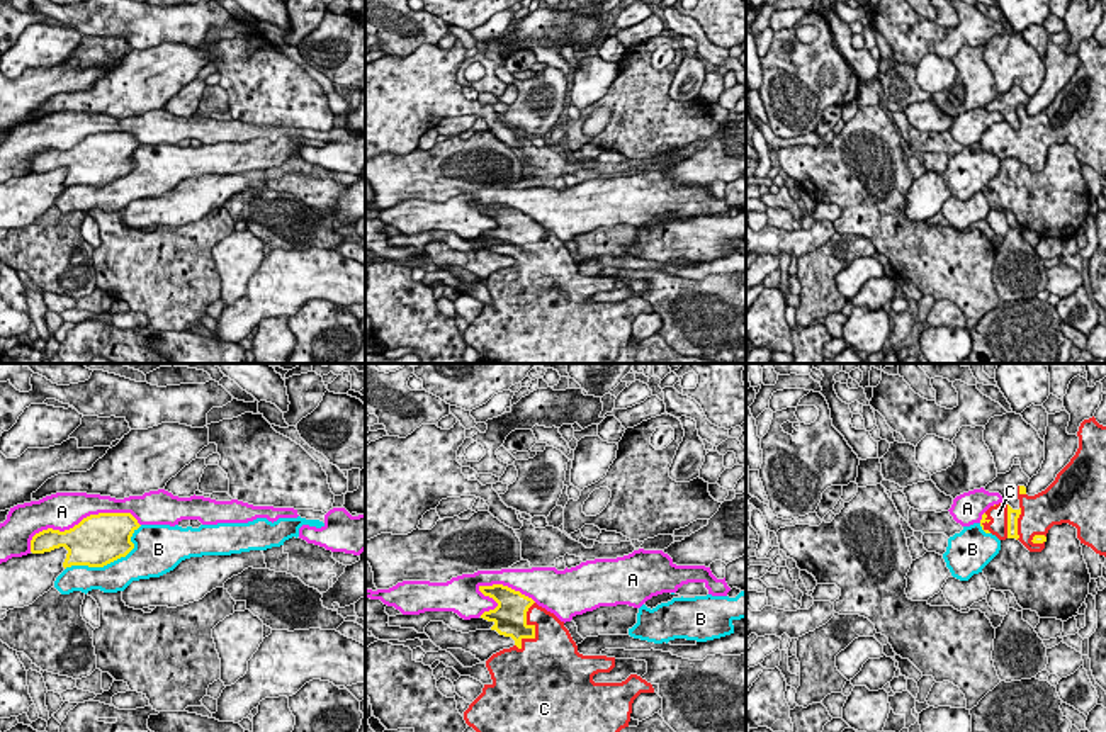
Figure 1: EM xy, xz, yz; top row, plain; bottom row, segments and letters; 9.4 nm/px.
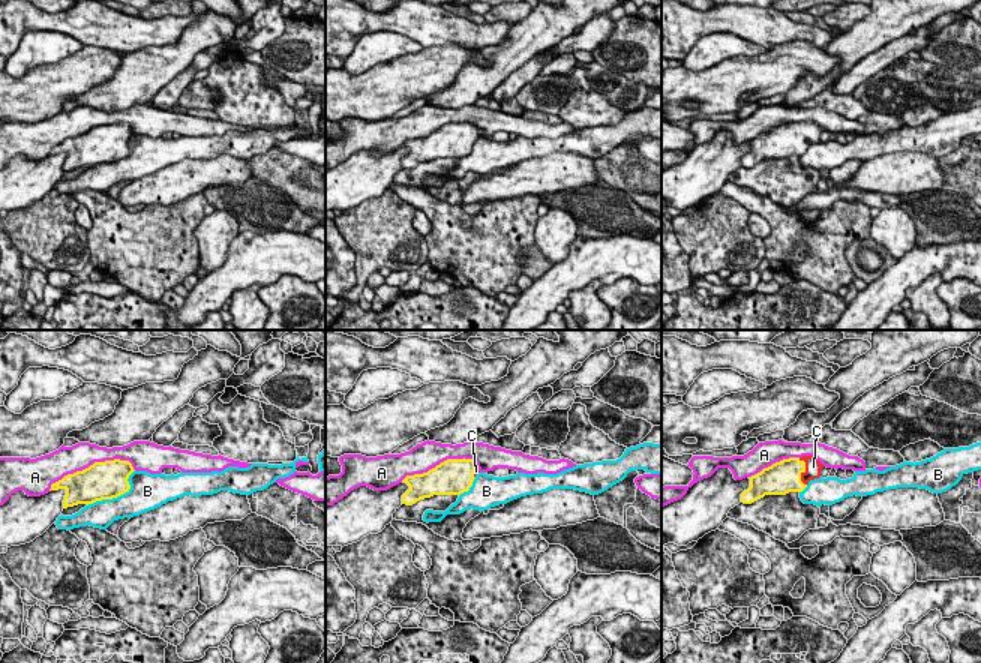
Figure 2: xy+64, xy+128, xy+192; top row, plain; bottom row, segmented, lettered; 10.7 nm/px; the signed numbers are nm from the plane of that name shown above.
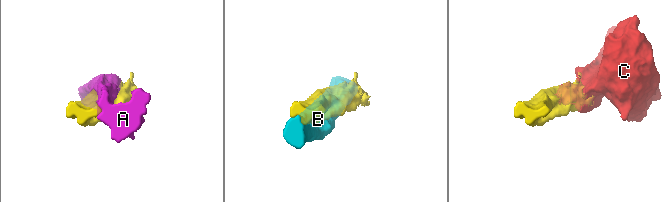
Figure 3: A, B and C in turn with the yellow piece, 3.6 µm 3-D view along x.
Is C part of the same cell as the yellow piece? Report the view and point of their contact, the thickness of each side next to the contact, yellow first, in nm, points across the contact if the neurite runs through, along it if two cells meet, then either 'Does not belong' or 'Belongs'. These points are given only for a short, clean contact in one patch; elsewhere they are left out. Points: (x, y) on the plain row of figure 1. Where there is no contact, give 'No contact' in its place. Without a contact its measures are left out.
Touches yellow at xz (534, 248). Thickness 320 nm (yellow) against 400 nm. Belongs

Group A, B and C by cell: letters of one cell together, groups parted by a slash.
A / B / C

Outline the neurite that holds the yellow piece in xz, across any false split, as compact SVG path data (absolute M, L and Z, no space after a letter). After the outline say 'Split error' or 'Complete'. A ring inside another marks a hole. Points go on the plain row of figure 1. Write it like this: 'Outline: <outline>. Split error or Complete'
Outline: M503 204L479 206L479 211L498 222L481 238L494 243L491 250L515 260L513 267L486 280L493 302L484 304L482 313L464 331L466 343L479 353L481 363L613 363L618 352L629 346L634 319L640 313L654 313L652 304L637 294L622 302L595 302L595 294L615 287L615 277L579 273L564 241L520 211Z. Split error

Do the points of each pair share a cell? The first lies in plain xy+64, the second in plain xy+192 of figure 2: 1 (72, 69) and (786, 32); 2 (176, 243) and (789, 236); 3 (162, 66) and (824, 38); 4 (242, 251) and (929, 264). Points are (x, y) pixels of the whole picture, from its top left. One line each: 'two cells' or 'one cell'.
1: two cells
2: one cell
3: two cells
4: one cell

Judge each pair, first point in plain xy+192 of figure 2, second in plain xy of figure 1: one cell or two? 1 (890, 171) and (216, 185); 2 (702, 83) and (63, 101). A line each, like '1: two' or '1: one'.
1: one
2: two

